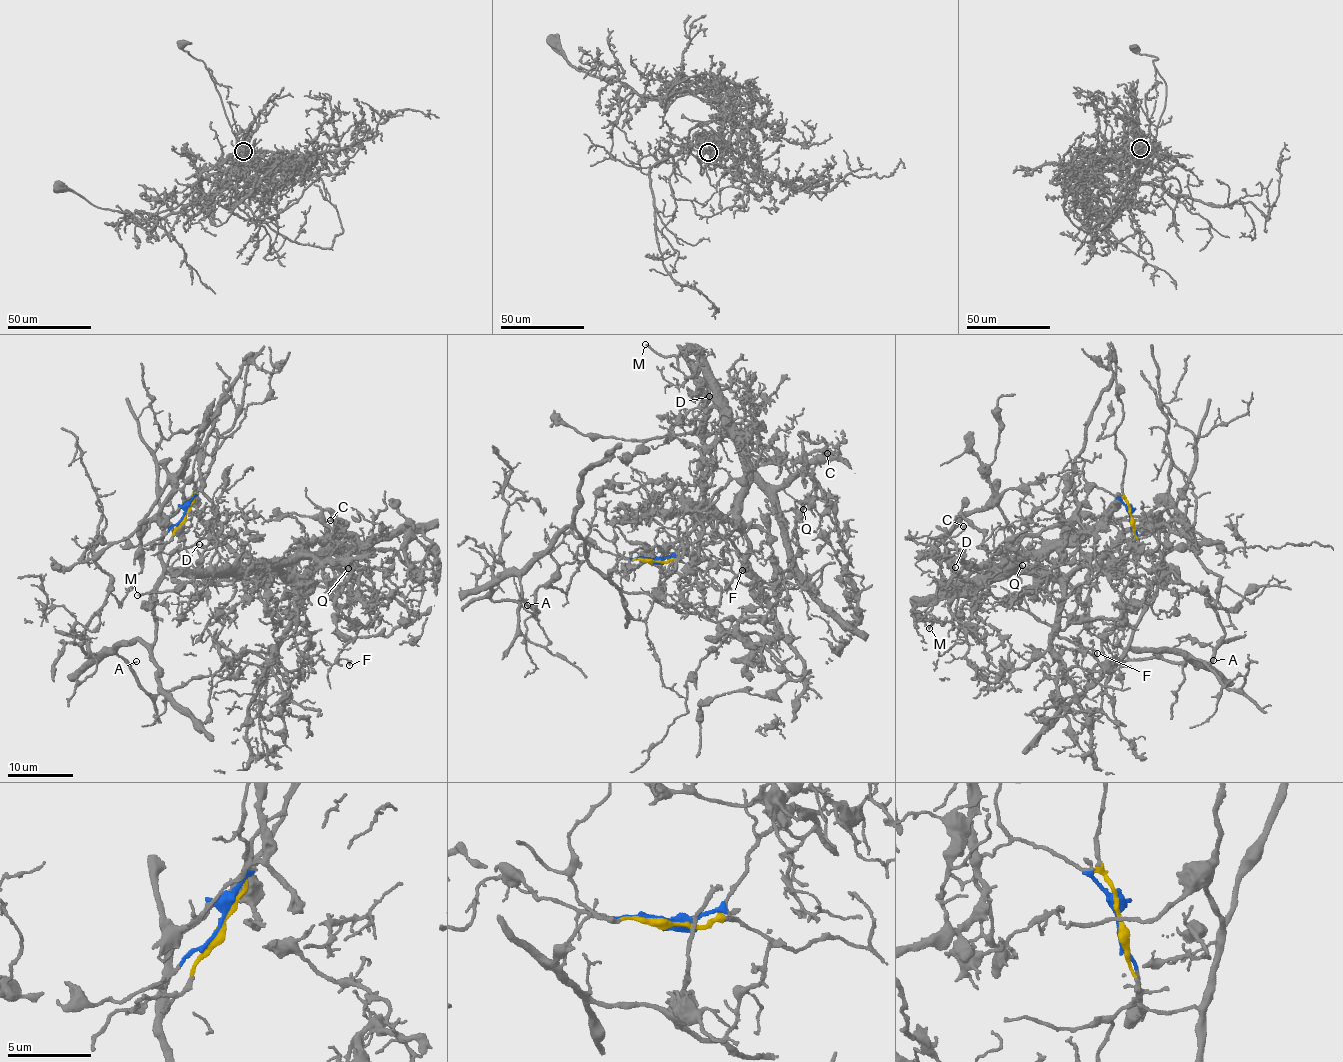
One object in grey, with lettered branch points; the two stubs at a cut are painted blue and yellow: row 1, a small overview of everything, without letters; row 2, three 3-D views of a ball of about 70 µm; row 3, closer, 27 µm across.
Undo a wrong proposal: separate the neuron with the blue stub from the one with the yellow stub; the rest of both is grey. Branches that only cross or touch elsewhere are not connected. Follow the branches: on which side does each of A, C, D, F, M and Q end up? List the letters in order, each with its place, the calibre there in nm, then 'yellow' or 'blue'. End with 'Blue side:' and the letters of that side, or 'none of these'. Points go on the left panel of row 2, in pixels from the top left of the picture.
A: at (136, 661); 90 nm thick; yellow
C: at (330, 520); 120 nm thick; blue
D: at (199, 544); 130 nm thick; blue
F: at (349, 665); 190 nm thick; blue
M: at (137, 595); 240 nm thick; blue
Q: at (348, 568); 150 nm thick; blue
Blue side: C, D, F, M, Q

